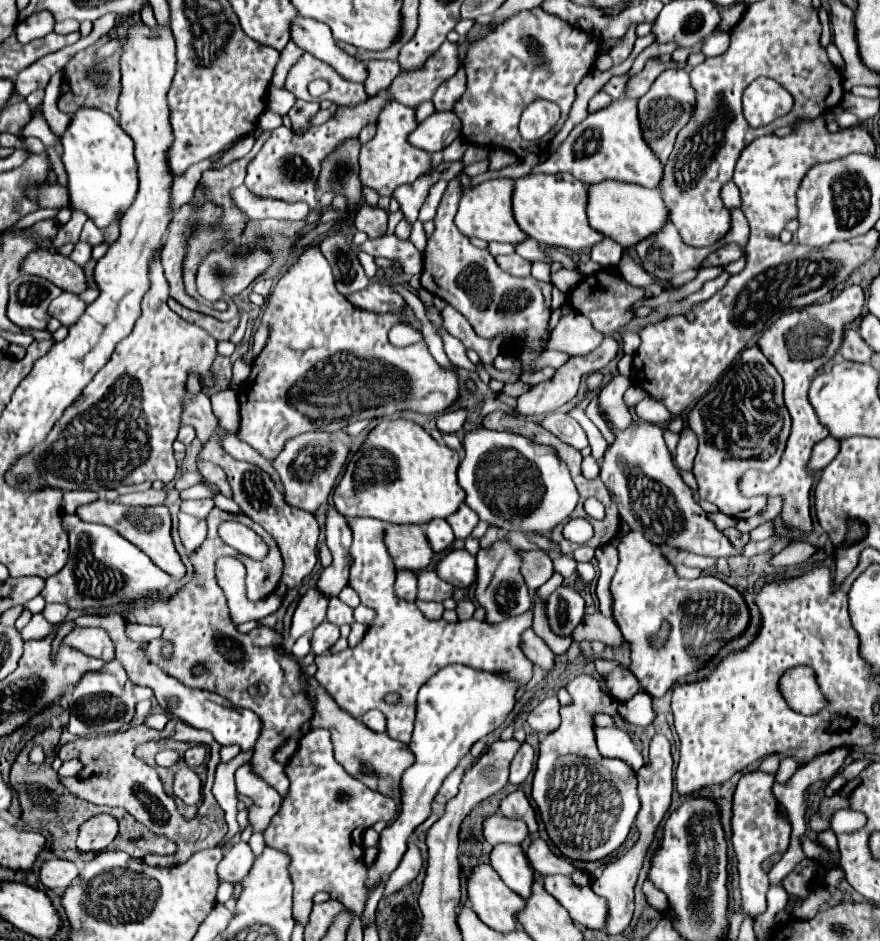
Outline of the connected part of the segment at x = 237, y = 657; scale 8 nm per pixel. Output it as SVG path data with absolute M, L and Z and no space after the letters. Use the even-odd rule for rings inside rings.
M214 507L206 521L208 521L208 537L206 537L204 545L200 547L200 551L190 555L190 559L196 567L194 581L188 583L182 591L178 591L170 599L154 601L150 607L136 605L136 607L122 611L122 615L134 623L164 627L162 637L156 641L150 641L146 655L150 661L160 665L160 669L164 669L168 675L180 679L188 687L216 691L216 693L224 695L226 699L230 699L236 707L246 707L246 709L252 709L256 715L260 715L260 719L264 721L264 731L256 743L252 767L256 773L260 773L264 777L264 781L268 781L272 787L276 787L278 793L284 797L288 793L288 777L284 773L284 765L274 759L274 751L290 739L300 741L300 737L302 737L300 727L310 719L312 703L304 691L302 669L300 669L298 661L294 661L292 655L284 649L282 635L276 633L274 629L258 627L258 629L252 629L248 635L238 633L236 625L230 621L228 601L226 601L224 593L220 593L220 585L216 583L216 573L214 573L214 569L216 569L214 565L220 557L224 557L224 555L236 557L238 561L244 563L246 568L247 598L251 601L260 601L268 597L278 587L282 569L284 569L284 561L282 561L282 555L280 555L272 535L268 535L260 525L256 525L246 515L228 513L228 511L222 511L220 507ZM224 519L236 519L236 521L244 523L246 527L250 527L252 531L260 533L260 537L270 547L268 555L262 561L256 561L256 559L242 555L234 547L226 545L218 535L218 525ZM166 643L172 645L170 659L162 657L162 653L160 653ZM198 665L204 667L204 673L192 675L192 669Z

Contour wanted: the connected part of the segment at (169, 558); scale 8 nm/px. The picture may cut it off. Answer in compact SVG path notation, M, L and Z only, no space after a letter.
M98 499L94 503L82 505L76 511L76 515L80 515L80 519L90 521L90 523L104 523L108 527L114 527L120 535L124 535L124 539L138 545L162 571L170 573L174 579L182 579L186 575L186 567L172 541L172 517L170 517L170 511L166 505L130 507L130 505L120 505L120 503Z

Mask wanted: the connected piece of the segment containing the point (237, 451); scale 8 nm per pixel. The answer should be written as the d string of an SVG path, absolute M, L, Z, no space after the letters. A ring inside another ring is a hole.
M234 435L224 437L224 439L222 439L222 447L224 447L224 449L226 449L234 459L248 461L248 463L256 463L258 467L262 467L264 471L268 471L268 473L272 475L272 479L274 479L276 487L278 487L278 489L282 489L282 487L280 487L280 477L276 477L276 471L272 469L272 463L270 463L268 459L264 459L264 457L256 455L256 451L252 451L252 447L248 447L246 443L242 443L242 441L240 441L240 439L236 439Z

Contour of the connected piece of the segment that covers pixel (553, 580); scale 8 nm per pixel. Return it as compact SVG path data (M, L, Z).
M554 572L552 577L542 585L538 590L537 593L540 598L545 601L547 604L548 597L562 585L564 578L559 573Z

